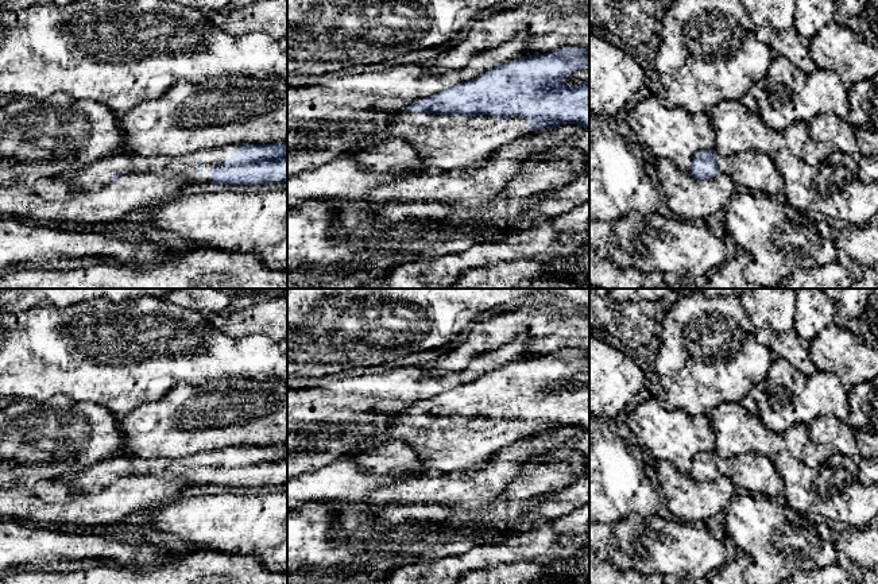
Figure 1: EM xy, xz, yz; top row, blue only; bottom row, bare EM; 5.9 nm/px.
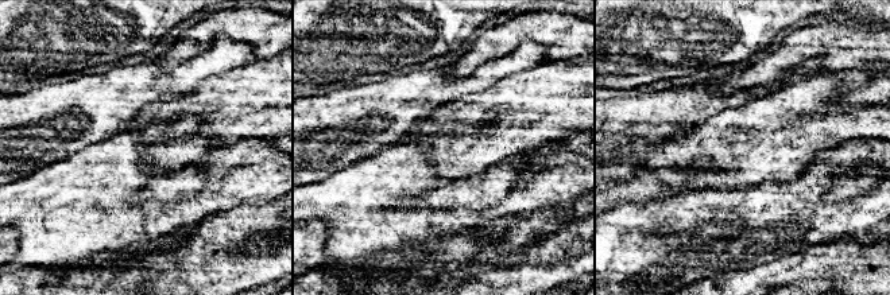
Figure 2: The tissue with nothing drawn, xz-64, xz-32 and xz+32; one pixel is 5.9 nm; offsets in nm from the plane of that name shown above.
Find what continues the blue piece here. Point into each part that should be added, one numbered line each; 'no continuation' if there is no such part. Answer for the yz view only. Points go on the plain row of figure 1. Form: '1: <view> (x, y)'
1: yz (757, 474)

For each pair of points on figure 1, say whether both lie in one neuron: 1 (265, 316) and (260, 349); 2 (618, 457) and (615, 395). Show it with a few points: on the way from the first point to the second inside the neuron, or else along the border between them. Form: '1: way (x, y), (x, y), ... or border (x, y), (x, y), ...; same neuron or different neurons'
1: border (229, 335), (243, 337), (263, 333), (273, 340); different neurons
2: border (603, 418), (617, 424); different neurons

